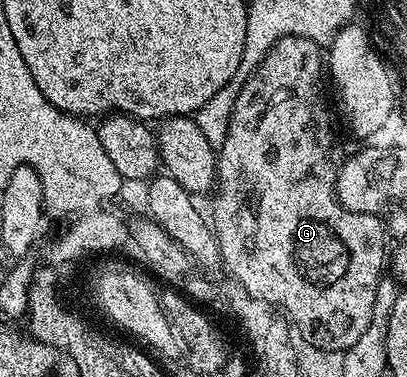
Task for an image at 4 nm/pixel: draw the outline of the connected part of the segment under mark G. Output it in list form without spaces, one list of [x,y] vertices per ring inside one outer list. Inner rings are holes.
[[[287,35],[271,46],[267,58],[246,76],[245,82],[239,88],[239,96],[233,105],[233,113],[229,121],[229,133],[225,133],[223,146],[217,151],[217,190],[214,192],[215,204],[209,212],[213,224],[215,239],[219,243],[222,266],[240,283],[239,287],[253,298],[260,299],[272,306],[282,308],[290,317],[298,336],[311,342],[317,349],[325,351],[344,352],[353,345],[365,329],[369,329],[369,321],[373,317],[373,297],[377,297],[377,285],[384,278],[383,258],[388,258],[388,232],[385,223],[379,215],[369,213],[353,213],[339,201],[335,182],[339,176],[340,156],[335,156],[335,119],[331,116],[331,107],[323,96],[323,79],[325,83],[325,55],[320,44],[312,39]]]

